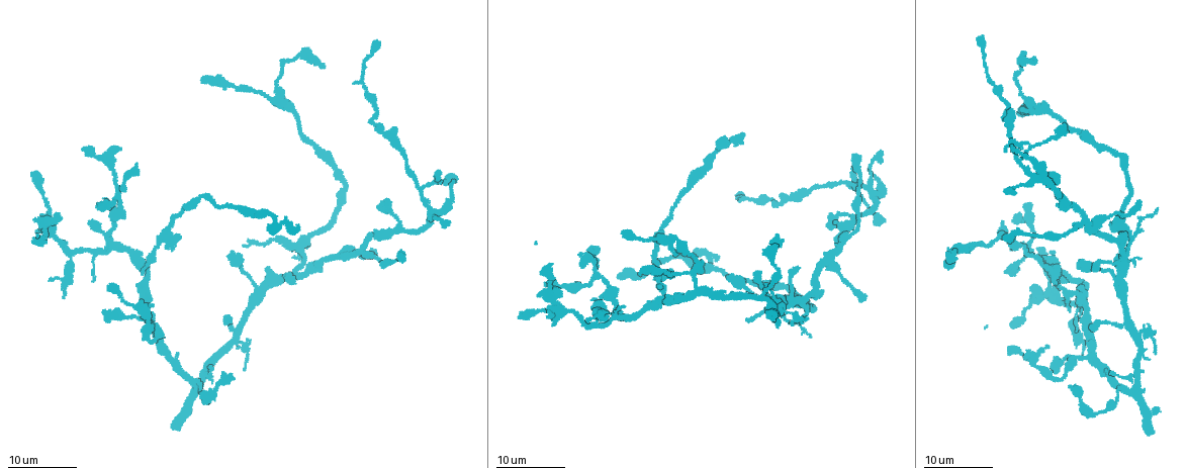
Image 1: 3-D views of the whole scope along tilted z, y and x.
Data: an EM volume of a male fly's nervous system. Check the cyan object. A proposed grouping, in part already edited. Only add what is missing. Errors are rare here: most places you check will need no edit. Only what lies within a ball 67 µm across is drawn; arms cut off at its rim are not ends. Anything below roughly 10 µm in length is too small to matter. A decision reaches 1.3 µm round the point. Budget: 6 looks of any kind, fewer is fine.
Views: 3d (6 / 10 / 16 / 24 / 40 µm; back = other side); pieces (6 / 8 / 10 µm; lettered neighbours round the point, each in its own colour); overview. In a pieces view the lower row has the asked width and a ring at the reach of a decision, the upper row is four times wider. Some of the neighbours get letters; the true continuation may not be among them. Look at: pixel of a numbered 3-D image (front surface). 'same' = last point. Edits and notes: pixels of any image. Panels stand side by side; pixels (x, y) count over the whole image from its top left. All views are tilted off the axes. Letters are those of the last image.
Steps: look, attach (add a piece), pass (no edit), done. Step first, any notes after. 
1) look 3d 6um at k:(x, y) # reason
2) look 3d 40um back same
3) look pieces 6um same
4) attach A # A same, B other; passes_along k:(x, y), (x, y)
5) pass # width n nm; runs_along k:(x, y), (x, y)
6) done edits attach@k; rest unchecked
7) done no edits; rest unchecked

look 3d 24um at 1:(244, 245) # tapers out

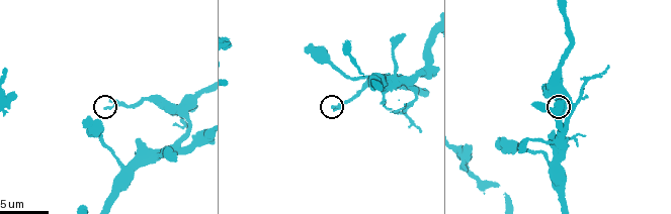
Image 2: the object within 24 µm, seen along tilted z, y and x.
look pieces 8um at 2:(106, 106) # see the neighbours

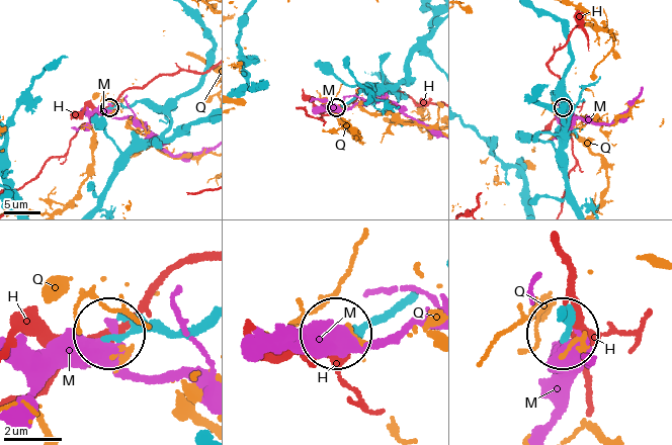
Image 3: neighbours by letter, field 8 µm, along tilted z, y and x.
pass # width 180 nm; H other, M other, Q other; runs_along 3:(201, 321), (109, 336); none of them fits

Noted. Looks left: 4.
look pieces 8um at 2:(391, 109) # tapers out

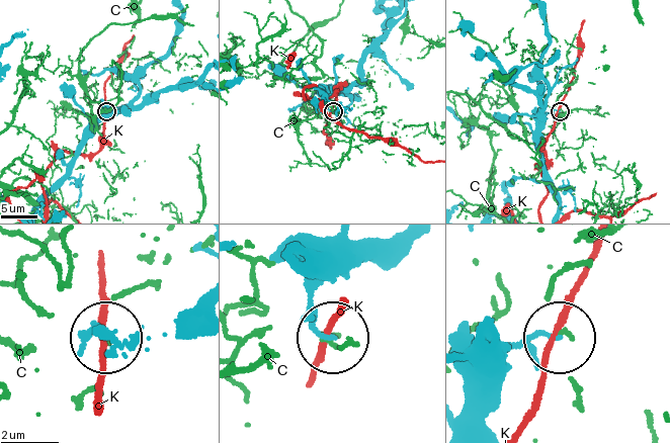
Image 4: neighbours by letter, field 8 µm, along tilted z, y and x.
pass # C other, K other; none of them fits

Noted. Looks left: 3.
look 3d 10um at 2:(420, 132) # thin end

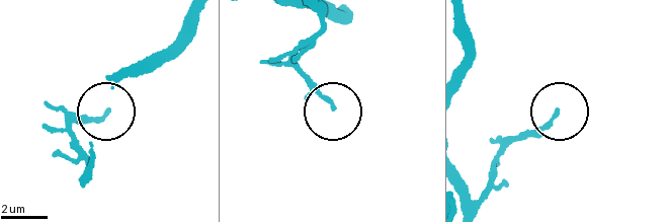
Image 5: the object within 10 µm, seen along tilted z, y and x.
look pieces 6um at 5:(334, 109) # see the neighbours

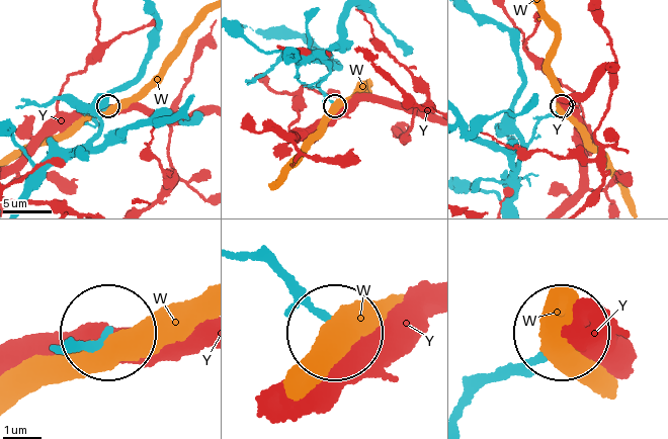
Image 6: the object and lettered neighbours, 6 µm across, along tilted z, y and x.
pass # W other, Y other; no lettered piece goes on from it

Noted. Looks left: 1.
done no edits; rest unchecked

